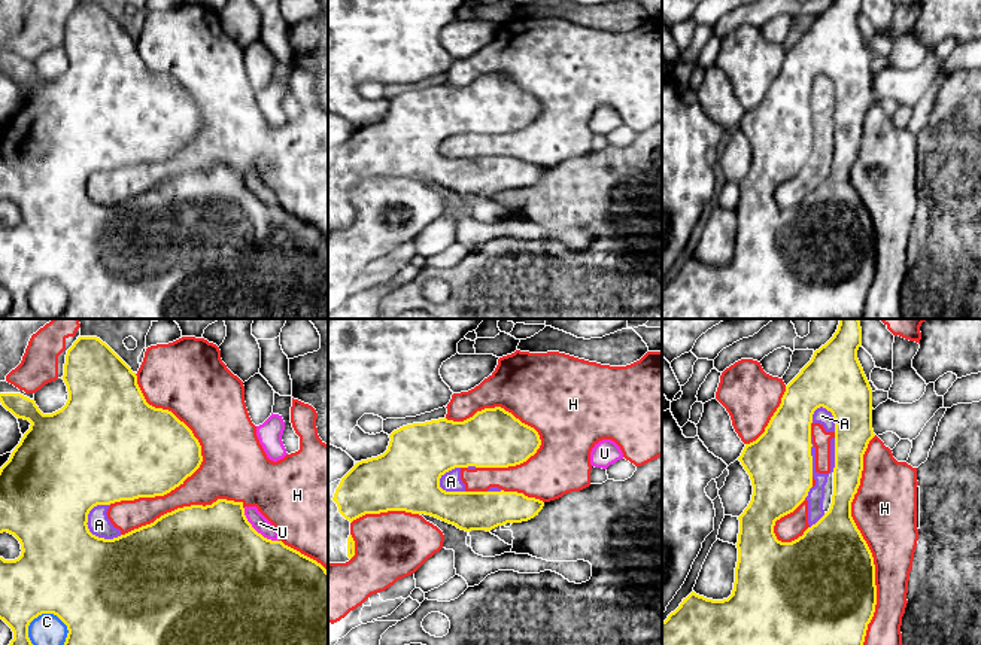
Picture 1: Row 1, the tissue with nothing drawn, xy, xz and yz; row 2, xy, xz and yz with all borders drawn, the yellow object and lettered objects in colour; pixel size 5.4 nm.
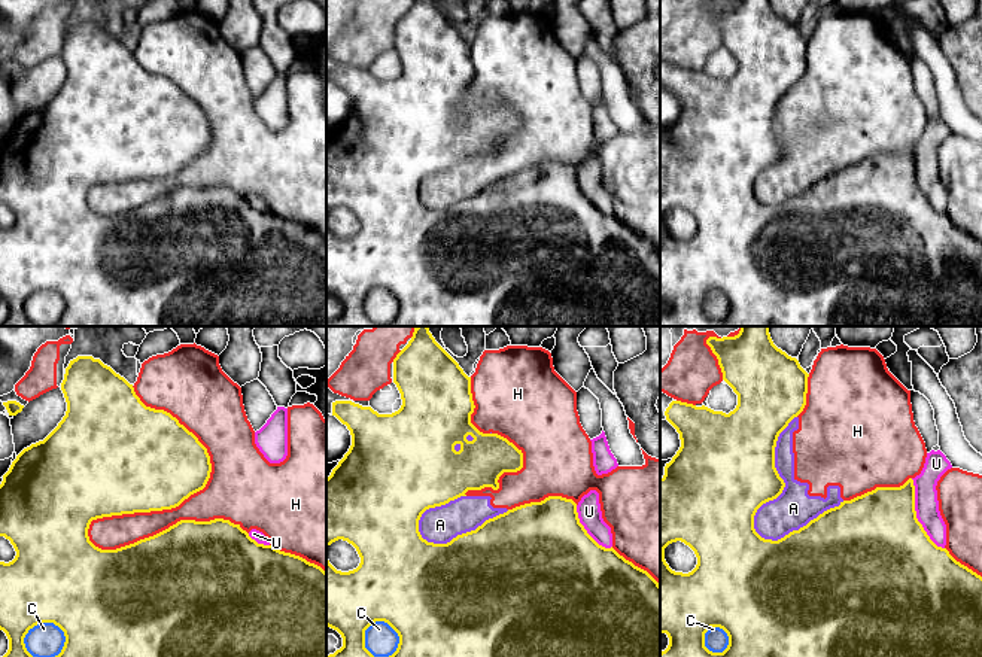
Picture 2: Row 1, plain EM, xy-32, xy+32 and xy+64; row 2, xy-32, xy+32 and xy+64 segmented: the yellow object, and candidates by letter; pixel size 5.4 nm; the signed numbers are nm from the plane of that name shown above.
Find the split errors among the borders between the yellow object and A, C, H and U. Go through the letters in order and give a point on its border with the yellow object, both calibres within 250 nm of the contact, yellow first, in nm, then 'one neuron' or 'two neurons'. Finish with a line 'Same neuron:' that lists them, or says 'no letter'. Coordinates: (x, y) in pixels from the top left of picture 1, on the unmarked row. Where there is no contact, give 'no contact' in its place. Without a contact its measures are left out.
A: xy (94, 201) | 500/120 nm | two neurons
C: xy (51, 318) | 360/200 nm | two neurons
H: yz (866, 210) | 480/360 nm | two neurons
U: xy (255, 197) | 500/90 nm | two neurons
Same neuron: no letter

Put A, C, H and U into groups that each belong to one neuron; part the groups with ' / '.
A H / C / U

